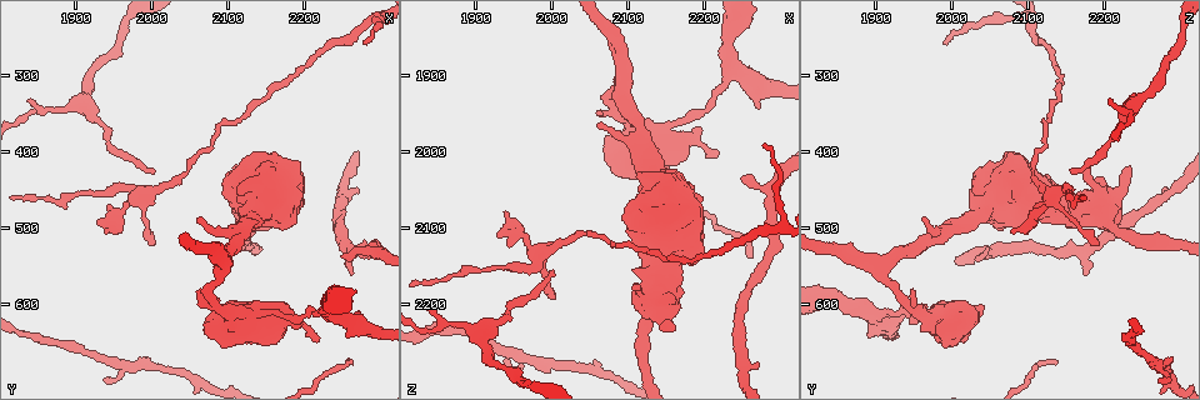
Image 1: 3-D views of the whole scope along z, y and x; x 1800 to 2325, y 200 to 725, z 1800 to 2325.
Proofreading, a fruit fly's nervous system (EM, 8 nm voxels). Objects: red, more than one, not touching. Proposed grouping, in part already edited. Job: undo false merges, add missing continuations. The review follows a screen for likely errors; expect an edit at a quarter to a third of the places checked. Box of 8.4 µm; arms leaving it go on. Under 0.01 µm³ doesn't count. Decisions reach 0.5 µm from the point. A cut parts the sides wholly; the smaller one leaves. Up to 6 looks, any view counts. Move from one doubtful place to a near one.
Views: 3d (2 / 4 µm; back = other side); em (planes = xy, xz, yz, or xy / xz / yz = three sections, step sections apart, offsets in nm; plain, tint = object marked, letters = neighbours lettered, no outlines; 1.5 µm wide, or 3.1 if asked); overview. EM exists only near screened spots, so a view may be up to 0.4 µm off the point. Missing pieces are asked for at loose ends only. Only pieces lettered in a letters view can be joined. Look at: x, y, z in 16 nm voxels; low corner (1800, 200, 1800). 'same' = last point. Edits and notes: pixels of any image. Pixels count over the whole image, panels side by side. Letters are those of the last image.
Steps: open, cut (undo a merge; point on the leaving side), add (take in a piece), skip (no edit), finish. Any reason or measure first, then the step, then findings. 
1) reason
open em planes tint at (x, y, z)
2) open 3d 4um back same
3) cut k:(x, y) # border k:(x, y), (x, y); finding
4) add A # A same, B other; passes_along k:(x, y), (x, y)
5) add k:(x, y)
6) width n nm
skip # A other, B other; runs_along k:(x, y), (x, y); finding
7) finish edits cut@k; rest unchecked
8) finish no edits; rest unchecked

open 3d 2um at (1840, 330, 2205)

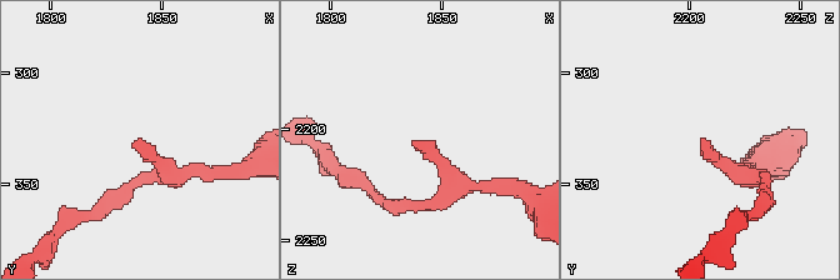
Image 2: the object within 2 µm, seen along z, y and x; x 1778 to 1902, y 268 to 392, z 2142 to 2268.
now the EM
open em xy step 4 letters at (1837, 330, 2206)

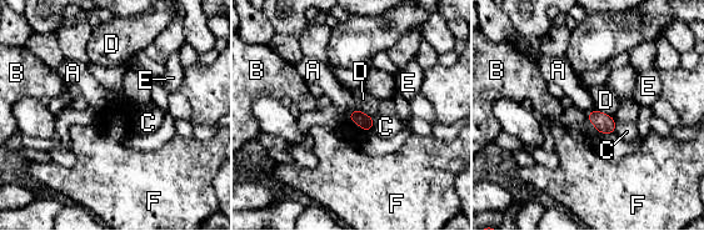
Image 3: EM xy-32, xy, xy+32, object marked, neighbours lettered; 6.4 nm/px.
skip # A other, B other, C other, D other, E other, F other; border 3:(355, 108), (348, 115); none of them fits

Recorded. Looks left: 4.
four-way junction
open 3d 2um at (1985, 455, 2135)

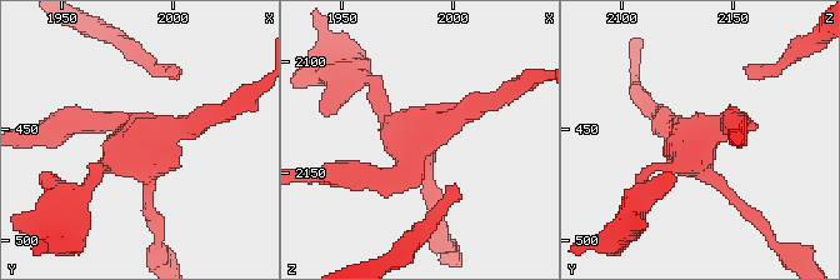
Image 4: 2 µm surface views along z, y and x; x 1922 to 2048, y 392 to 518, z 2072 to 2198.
arms 4
open em planes letters at (1984, 457, 2131)

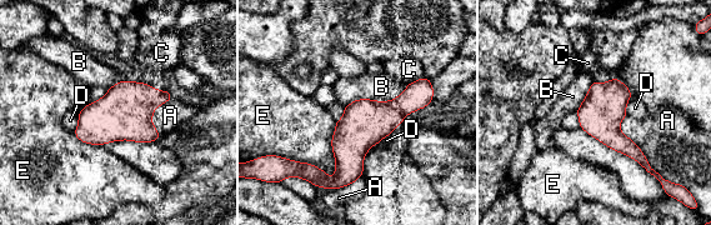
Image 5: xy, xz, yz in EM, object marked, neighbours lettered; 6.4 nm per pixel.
skip # A other, B other, C other, D other, E other; runs_along 5:(426, 96), (334, 180), (300, 166); one neuron here

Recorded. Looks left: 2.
branch stops here
open em planes letters at (2260, 560, 2170)

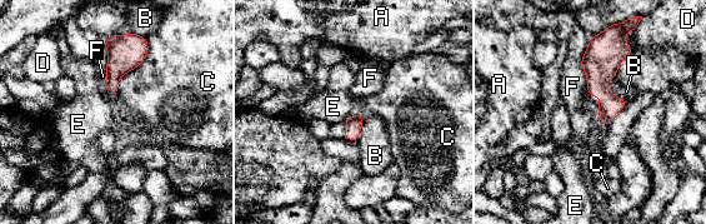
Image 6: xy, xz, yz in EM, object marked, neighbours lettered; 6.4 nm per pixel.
width 110 nm; longest_contact F 340 nm
skip # A other, B other, C other, D other, E other, F other; none of them fits

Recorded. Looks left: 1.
finish no edits; rest unchecked

